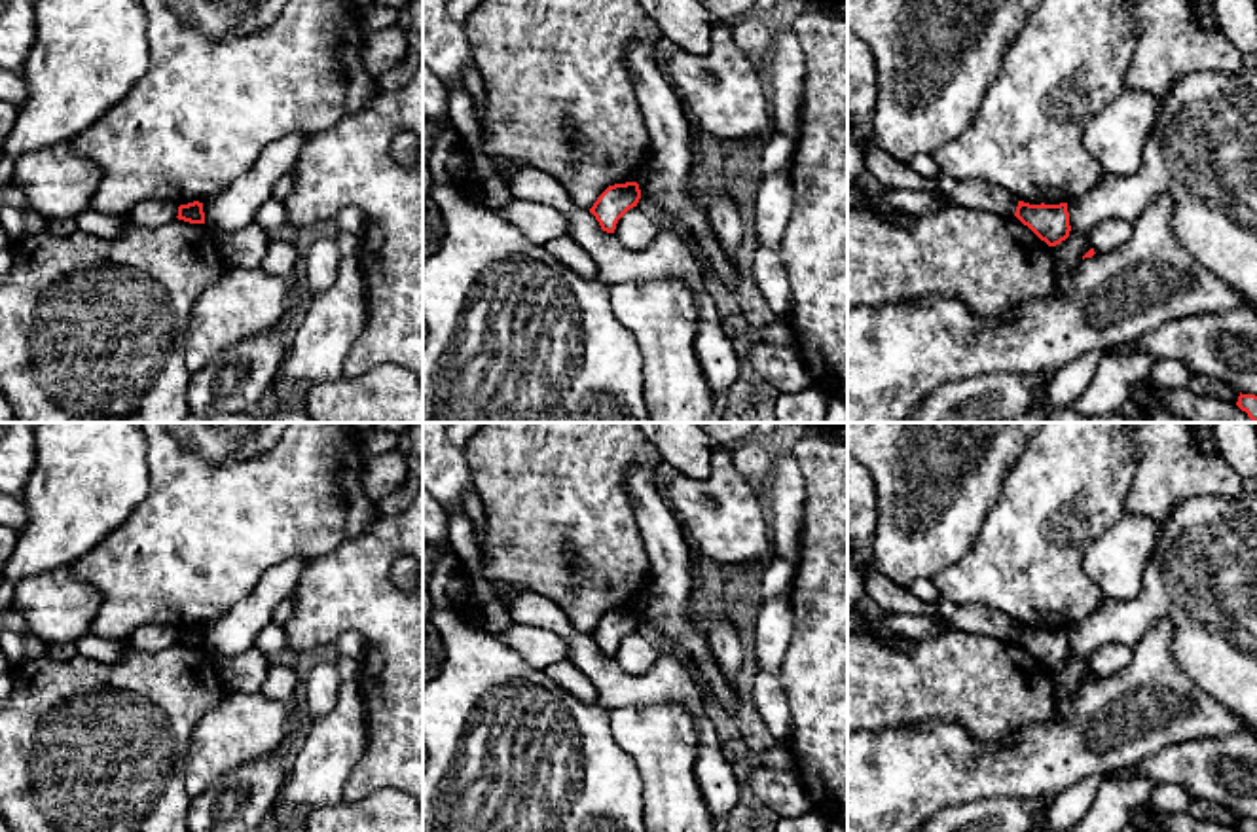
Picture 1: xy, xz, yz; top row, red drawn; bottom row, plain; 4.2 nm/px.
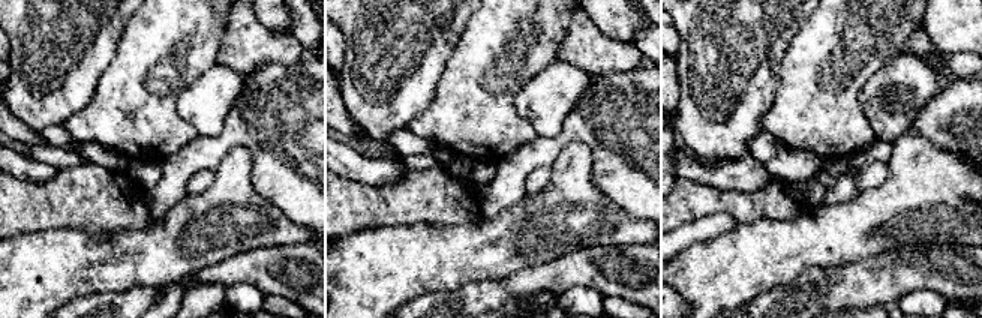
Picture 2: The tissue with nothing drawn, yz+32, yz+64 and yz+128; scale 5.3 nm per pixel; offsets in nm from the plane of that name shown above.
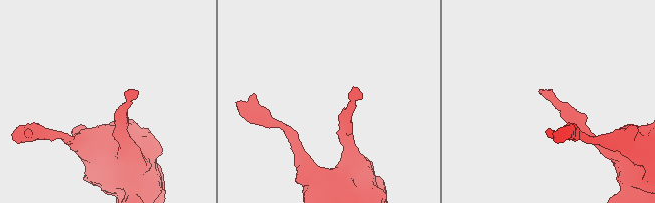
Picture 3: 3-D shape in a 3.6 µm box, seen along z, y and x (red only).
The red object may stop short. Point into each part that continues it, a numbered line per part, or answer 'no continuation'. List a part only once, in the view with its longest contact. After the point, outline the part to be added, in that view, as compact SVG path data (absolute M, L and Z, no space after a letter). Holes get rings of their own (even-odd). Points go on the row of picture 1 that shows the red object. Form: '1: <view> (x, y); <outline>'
no continuation

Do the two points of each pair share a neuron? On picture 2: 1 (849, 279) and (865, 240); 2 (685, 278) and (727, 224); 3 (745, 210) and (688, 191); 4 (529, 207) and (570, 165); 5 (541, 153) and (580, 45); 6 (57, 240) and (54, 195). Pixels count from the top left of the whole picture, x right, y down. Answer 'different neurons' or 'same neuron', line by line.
1: different neurons
2: different neurons
3: same neuron
4: same neuron
5: different neurons
6: different neurons

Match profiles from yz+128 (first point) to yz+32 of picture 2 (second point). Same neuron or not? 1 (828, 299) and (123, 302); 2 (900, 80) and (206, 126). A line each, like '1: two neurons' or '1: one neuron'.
1: one neuron
2: one neuron

